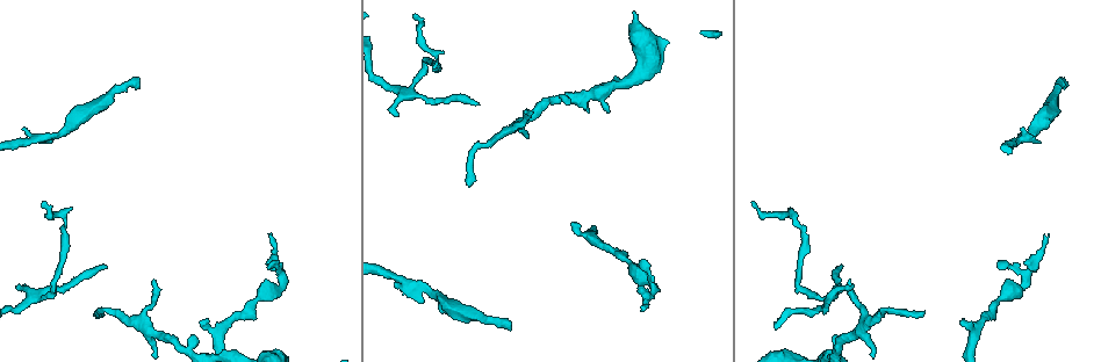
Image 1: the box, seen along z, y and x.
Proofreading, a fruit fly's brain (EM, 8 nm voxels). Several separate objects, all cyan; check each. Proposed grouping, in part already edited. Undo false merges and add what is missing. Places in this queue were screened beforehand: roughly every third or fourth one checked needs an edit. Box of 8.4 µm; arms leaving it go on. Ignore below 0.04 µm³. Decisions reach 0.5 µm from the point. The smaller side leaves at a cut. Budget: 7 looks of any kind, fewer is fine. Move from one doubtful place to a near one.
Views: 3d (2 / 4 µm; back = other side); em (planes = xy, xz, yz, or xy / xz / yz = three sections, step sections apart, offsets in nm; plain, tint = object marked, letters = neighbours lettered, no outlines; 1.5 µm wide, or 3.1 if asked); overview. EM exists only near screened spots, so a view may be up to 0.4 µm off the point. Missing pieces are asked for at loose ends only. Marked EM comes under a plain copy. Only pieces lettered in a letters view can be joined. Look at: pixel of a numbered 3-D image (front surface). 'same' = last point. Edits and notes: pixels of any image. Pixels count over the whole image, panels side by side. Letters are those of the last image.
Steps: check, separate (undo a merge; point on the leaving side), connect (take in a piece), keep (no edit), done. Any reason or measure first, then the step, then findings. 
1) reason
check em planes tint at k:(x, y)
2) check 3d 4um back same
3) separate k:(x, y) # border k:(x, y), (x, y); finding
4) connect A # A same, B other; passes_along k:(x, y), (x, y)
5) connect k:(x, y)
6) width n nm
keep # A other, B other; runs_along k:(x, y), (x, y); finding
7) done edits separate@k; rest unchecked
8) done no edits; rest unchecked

tapers out
check 3d 4um at 1:(271, 233)

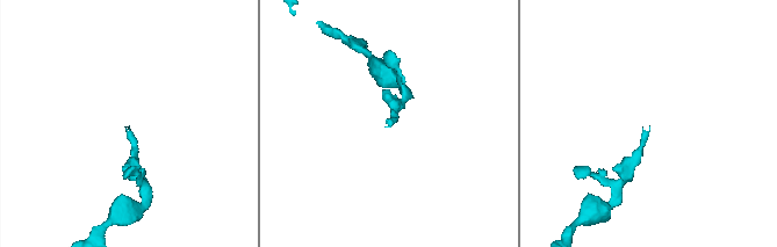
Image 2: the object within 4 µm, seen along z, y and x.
check em planes letters at 2:(129, 126)

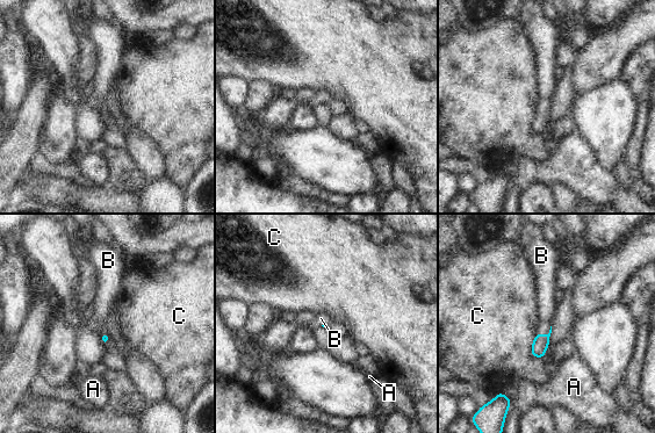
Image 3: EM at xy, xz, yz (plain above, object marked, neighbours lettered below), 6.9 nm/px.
connect B # A other, B same, C other; passes_along 3:(541, 341), (545, 334), (547, 298); the neuron continues

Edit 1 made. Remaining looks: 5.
branch stops here
check em planes letters at 1:(139, 87)

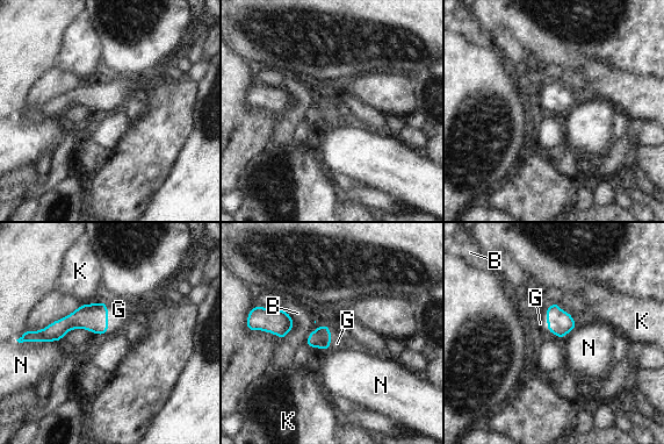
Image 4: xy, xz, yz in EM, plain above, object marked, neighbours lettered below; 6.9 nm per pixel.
width 140 nm
connect G # B other, G same, K other, N other; passes_along 4:(560, 322), (560, 308), (540, 323); it goes on there

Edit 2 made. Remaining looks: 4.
check overview

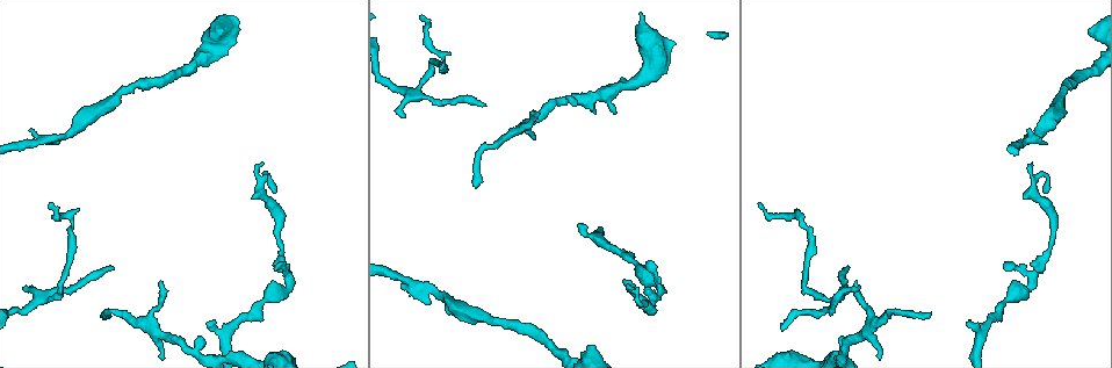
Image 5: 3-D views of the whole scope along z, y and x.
branch stops here
check 3d 4um back at 5:(478, 185)

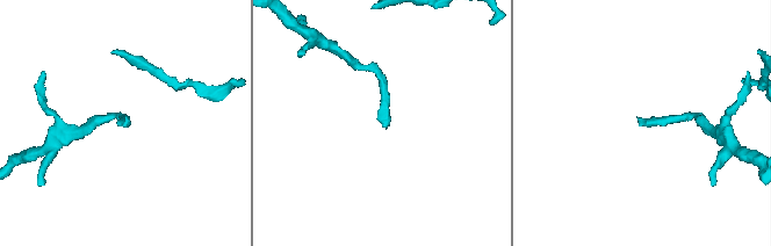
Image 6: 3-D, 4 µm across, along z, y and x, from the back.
check em xy step 4 letters at 6:(384, 127)

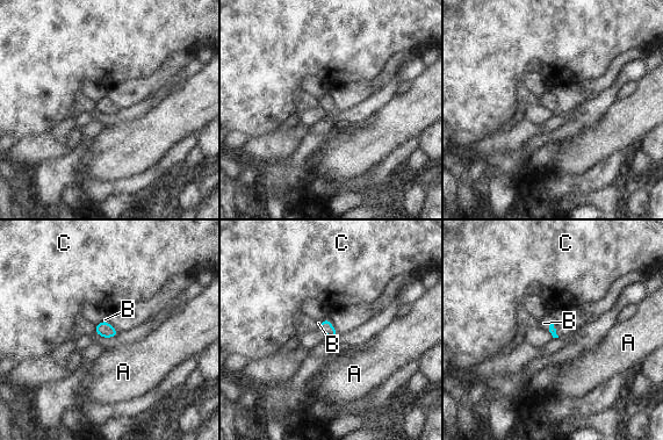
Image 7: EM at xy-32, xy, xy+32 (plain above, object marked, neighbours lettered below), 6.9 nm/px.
connect B # A other, B same, C other; passes_along 7:(552, 330), (549, 326), (543, 323); the neuron continues

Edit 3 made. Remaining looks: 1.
done edits connect@3, connect@4, connect@7; rest unchecked

